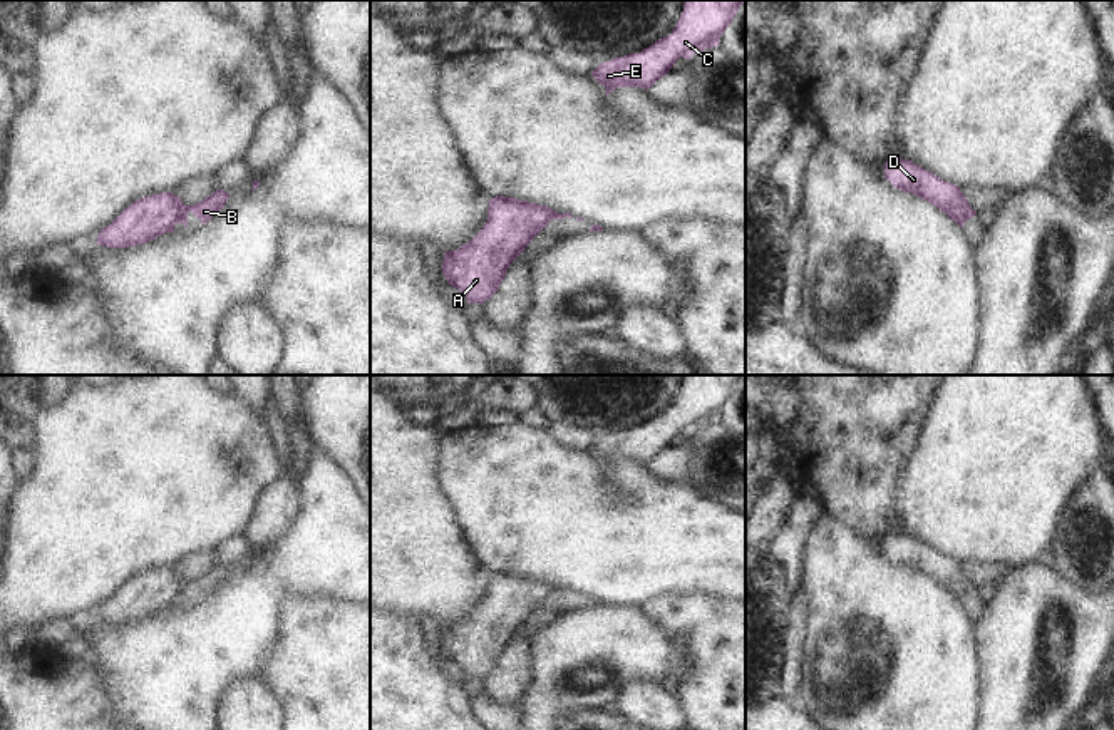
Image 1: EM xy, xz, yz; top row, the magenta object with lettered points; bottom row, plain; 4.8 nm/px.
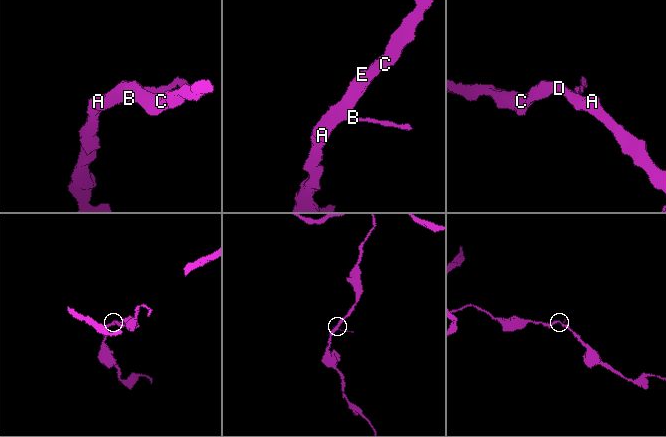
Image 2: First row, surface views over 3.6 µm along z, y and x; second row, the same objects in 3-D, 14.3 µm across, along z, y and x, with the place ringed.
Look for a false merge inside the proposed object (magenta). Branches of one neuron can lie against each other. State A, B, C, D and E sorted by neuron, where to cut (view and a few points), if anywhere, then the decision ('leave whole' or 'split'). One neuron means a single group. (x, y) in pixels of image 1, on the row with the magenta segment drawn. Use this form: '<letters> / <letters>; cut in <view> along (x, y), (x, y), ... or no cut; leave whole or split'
A C D E / B; cut in xy along (186, 206), (168, 231); split

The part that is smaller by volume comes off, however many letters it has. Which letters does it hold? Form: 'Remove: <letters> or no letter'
Remove: B

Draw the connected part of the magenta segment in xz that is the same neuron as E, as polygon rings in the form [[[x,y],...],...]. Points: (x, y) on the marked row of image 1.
[[[683,0],[683,12],[670,35],[657,40],[638,54],[628,54],[600,64],[591,75],[606,87],[605,95],[618,87],[643,87],[648,90],[670,72],[680,57],[690,60],[692,55],[717,47],[720,35],[732,23],[742,2],[744,0]]]

